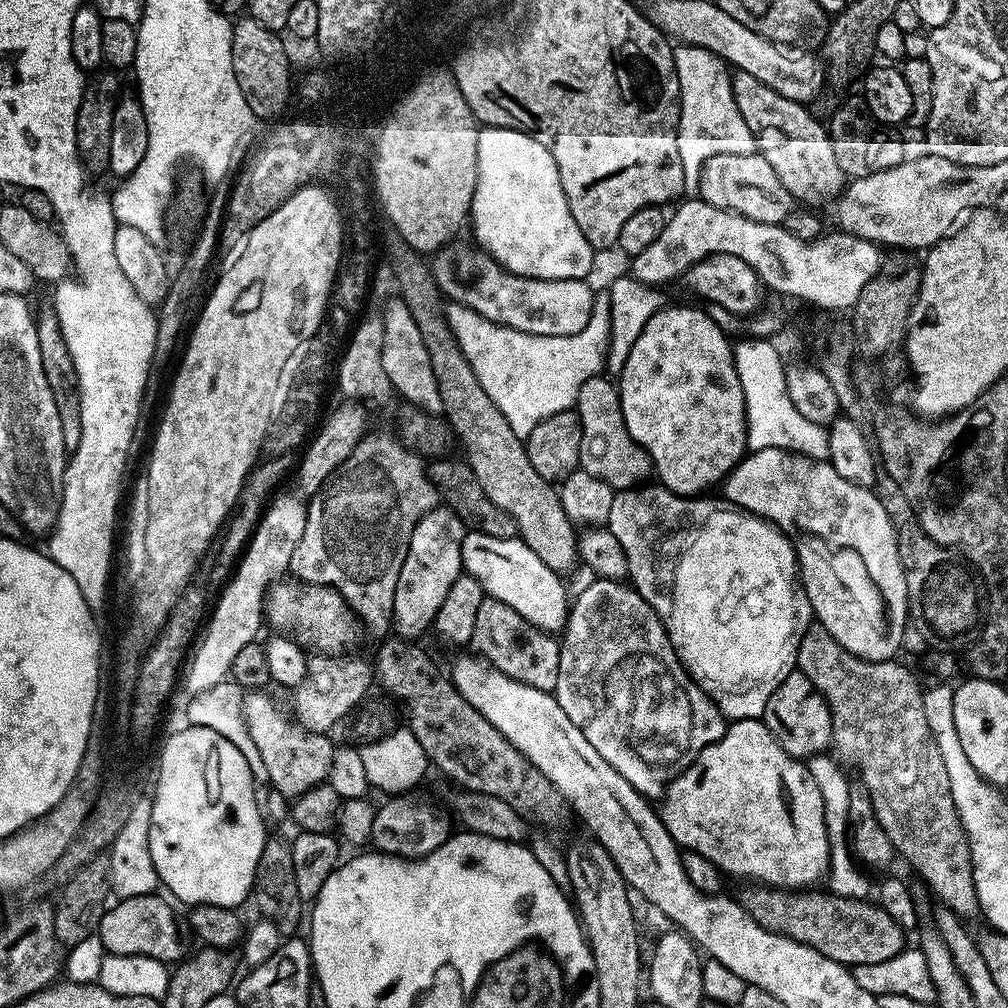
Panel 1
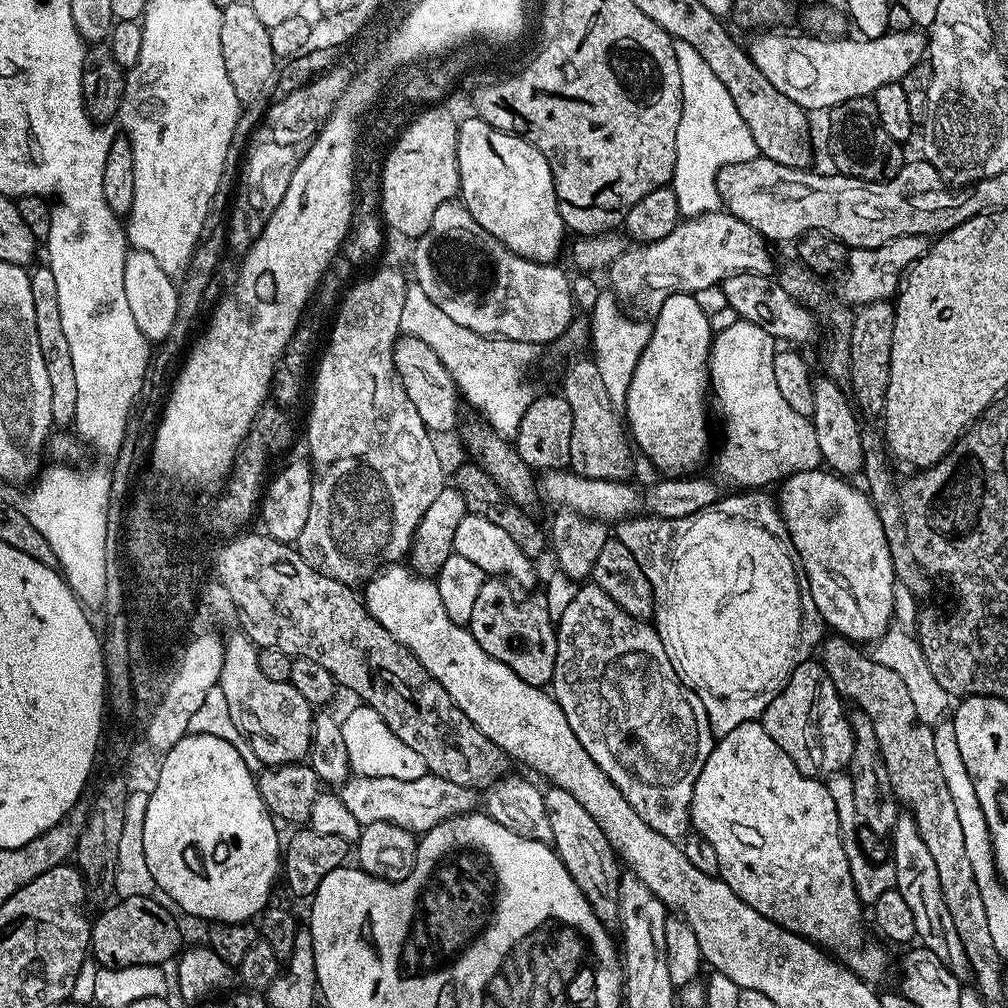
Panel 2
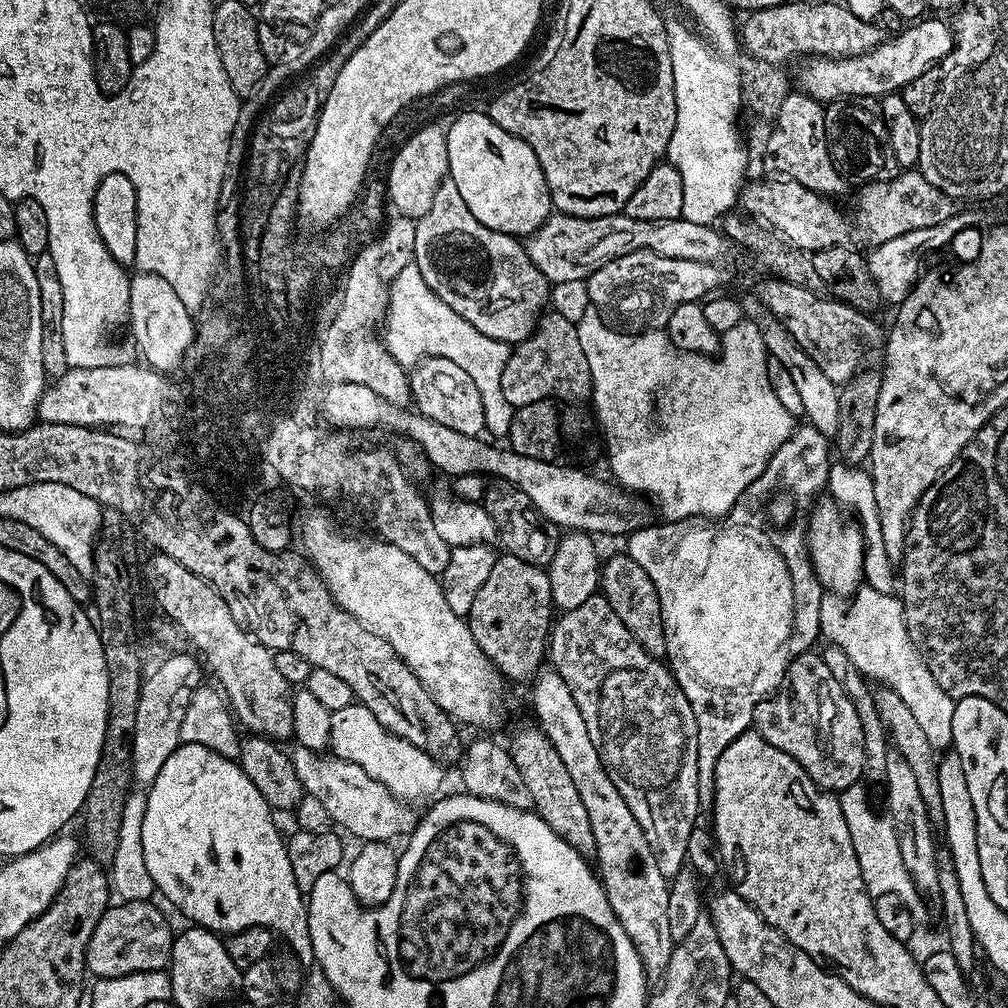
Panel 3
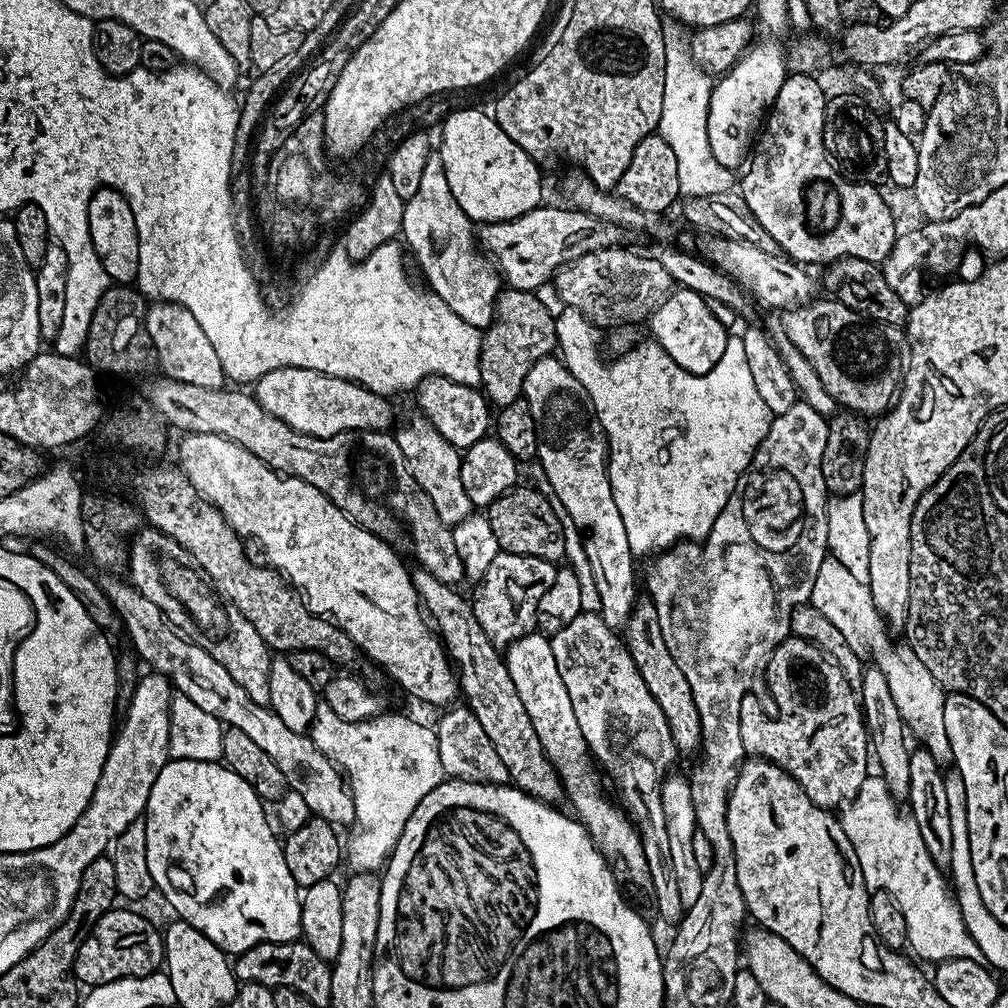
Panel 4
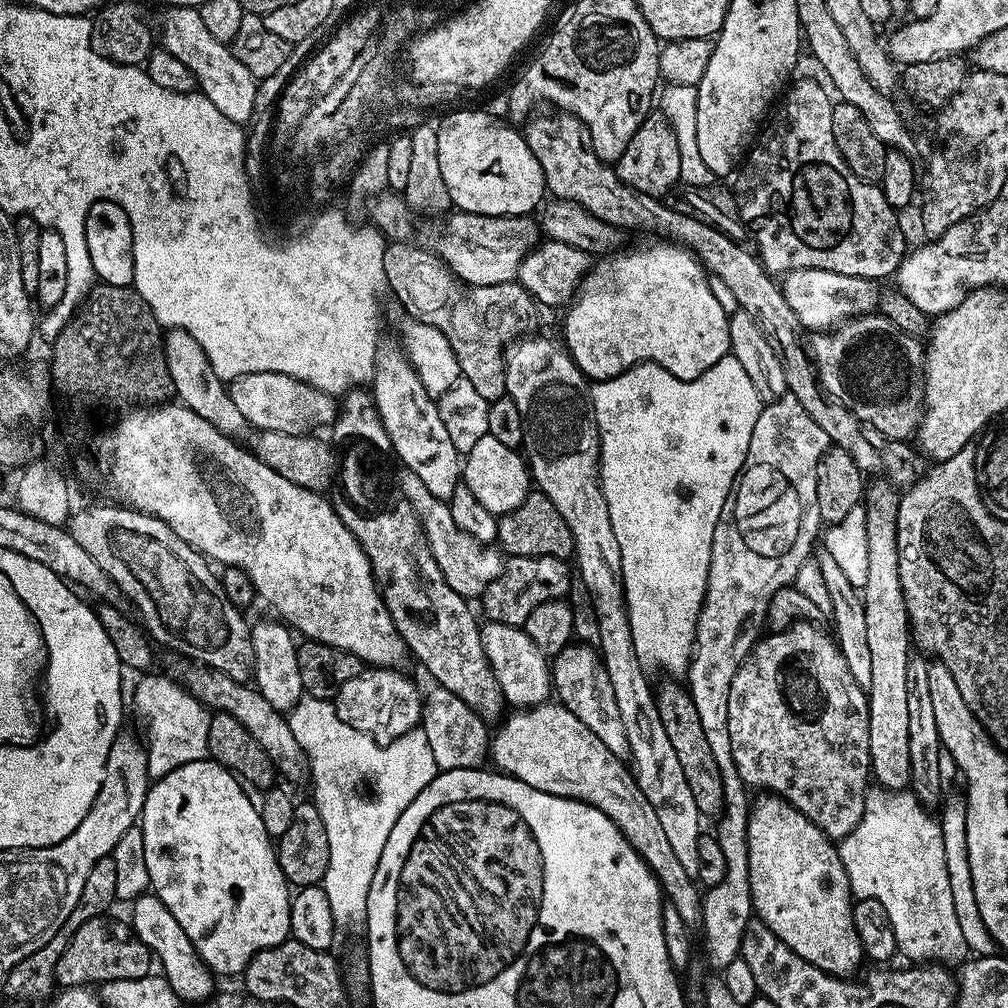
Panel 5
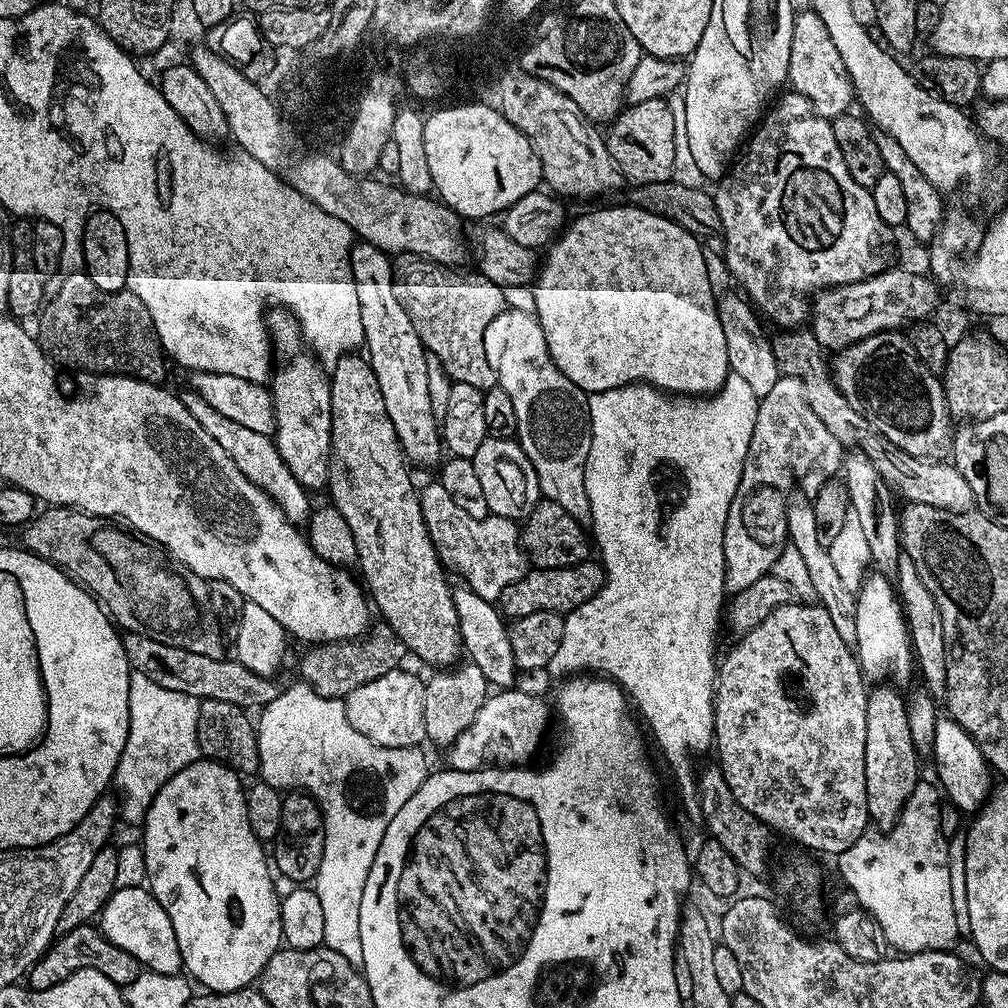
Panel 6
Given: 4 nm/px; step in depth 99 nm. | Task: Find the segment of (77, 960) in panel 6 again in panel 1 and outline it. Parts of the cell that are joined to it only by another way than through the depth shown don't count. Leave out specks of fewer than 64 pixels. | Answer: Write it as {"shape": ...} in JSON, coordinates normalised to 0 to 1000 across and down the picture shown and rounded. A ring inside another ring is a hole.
{"shape":[[[159,887],[116,892],[114,896],[104,904],[97,922],[104,945],[113,948],[144,948],[164,954],[179,954],[184,951],[183,929],[179,926],[175,905]]]}

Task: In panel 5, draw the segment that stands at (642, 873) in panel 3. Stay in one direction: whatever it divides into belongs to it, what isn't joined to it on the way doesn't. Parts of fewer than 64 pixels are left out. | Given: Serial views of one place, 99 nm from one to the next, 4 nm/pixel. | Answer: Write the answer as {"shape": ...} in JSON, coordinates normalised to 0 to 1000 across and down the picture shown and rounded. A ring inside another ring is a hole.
{"shape":[[[484,615],[476,622],[479,648],[492,670],[501,695],[515,703],[531,701],[549,689],[545,652],[520,628],[519,622]]]}

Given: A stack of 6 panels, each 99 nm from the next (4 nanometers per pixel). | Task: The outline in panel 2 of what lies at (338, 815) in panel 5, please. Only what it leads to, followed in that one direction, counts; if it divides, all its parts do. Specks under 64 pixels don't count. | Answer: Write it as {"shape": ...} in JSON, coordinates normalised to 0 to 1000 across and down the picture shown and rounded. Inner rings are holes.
{"shape":[[[360,696],[354,697],[354,702],[346,704],[337,714],[339,733],[343,735],[343,748],[347,748],[349,766],[355,770],[367,772],[399,772],[410,774],[426,769],[423,756],[411,744],[411,740],[403,740],[387,720],[367,699]]]}

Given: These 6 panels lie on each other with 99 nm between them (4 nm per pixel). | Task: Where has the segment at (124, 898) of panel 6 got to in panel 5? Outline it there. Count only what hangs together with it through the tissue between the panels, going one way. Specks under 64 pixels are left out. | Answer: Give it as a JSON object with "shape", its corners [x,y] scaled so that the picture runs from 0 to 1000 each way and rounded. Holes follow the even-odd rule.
{"shape":[[[153,887],[135,890],[130,901],[129,920],[133,928],[151,943],[152,949],[158,955],[159,952],[163,955],[161,967],[164,972],[169,974],[175,989],[180,993],[205,993],[212,984],[212,979],[210,980],[212,966],[202,957],[201,950],[195,946],[188,931],[185,931],[185,923],[181,923],[181,919],[177,919],[177,911],[173,911],[173,907],[169,907],[169,903],[165,903],[163,896]]]}

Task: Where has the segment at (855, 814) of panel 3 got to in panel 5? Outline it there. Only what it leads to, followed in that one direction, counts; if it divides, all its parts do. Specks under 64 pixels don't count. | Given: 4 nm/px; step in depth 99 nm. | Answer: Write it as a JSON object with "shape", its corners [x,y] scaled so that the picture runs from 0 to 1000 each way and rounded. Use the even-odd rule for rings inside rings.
{"shape":[[[872,780],[866,781],[857,794],[857,807],[851,815],[851,819],[847,819],[847,823],[832,834],[831,840],[835,859],[839,859],[839,867],[845,880],[846,890],[855,893],[867,891],[871,895],[875,895],[875,899],[879,899],[879,907],[883,911],[883,919],[887,923],[889,938],[894,949],[896,947],[902,948],[905,951],[902,953],[905,954],[928,954],[938,958],[948,958],[961,947],[958,931],[954,931],[954,922],[952,916],[950,916],[950,906],[946,903],[946,887],[942,883],[942,867],[938,863],[938,839],[935,831],[933,814],[922,803],[913,798],[904,784],[878,784]]]}

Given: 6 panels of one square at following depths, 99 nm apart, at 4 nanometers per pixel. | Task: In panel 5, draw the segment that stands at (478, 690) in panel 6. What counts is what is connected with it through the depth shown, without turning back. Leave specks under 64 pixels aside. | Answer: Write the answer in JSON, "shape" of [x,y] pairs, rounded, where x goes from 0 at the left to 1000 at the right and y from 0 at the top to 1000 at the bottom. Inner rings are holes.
{"shape":[[[433,681],[430,687],[419,694],[419,721],[423,736],[427,736],[427,745],[437,766],[445,766],[455,762],[475,762],[485,749],[486,722],[473,706],[454,688]]]}

